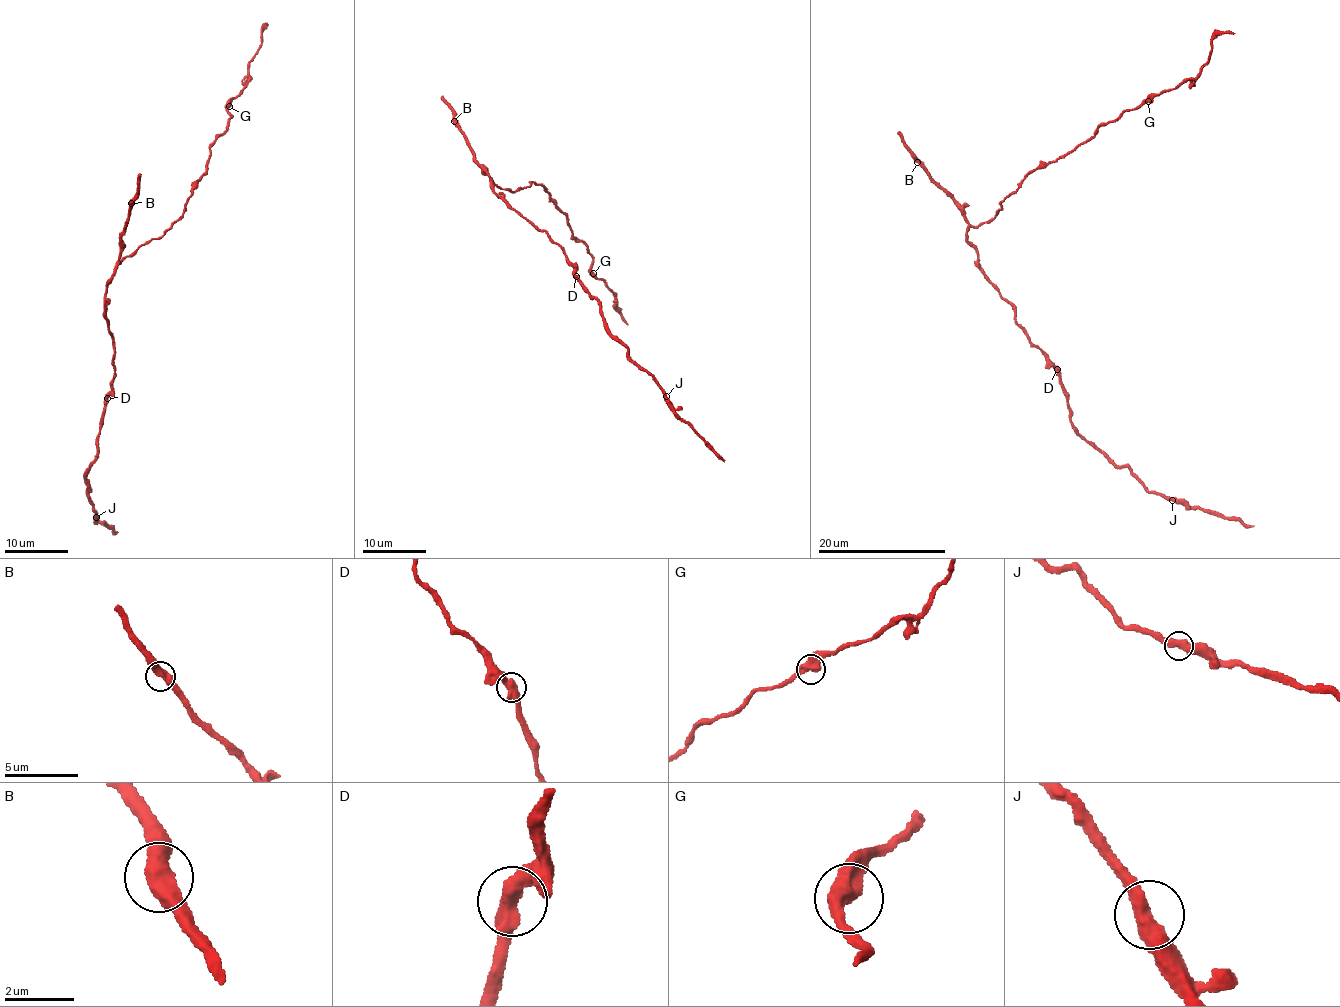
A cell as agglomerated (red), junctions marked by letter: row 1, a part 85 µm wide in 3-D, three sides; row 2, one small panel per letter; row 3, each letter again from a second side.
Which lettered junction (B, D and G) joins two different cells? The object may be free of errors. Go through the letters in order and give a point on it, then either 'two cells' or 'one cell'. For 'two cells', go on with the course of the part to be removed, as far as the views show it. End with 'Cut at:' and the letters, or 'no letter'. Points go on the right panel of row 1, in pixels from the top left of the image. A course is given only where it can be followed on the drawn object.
B: (917, 162) | one cell
D: (1057, 369) | one cell
G: (1148, 101) | one cell
Cut at: no letter

